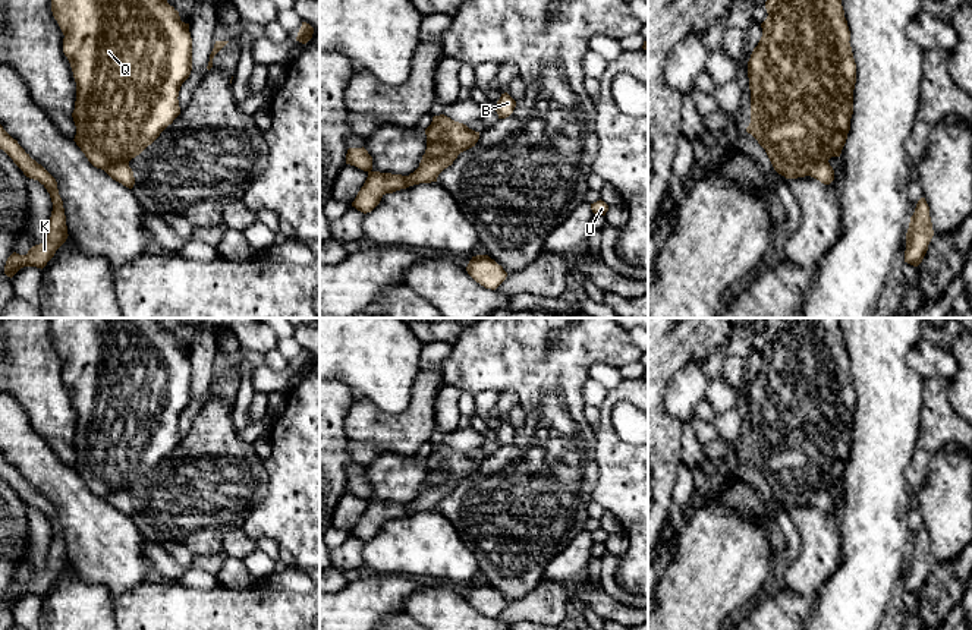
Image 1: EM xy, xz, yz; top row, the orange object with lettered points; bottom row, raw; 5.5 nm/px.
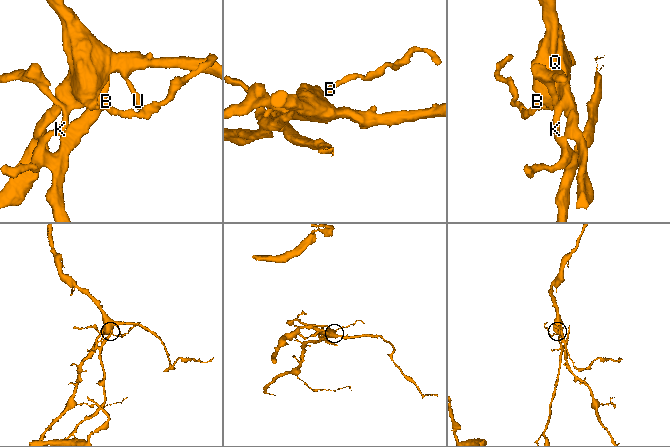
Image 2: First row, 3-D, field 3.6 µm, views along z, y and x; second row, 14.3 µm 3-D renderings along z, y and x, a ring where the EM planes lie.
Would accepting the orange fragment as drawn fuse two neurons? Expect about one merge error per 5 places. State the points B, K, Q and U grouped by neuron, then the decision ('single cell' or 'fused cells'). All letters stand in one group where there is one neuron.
B K / Q U | fused cells

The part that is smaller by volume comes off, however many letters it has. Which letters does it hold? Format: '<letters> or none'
B, K

